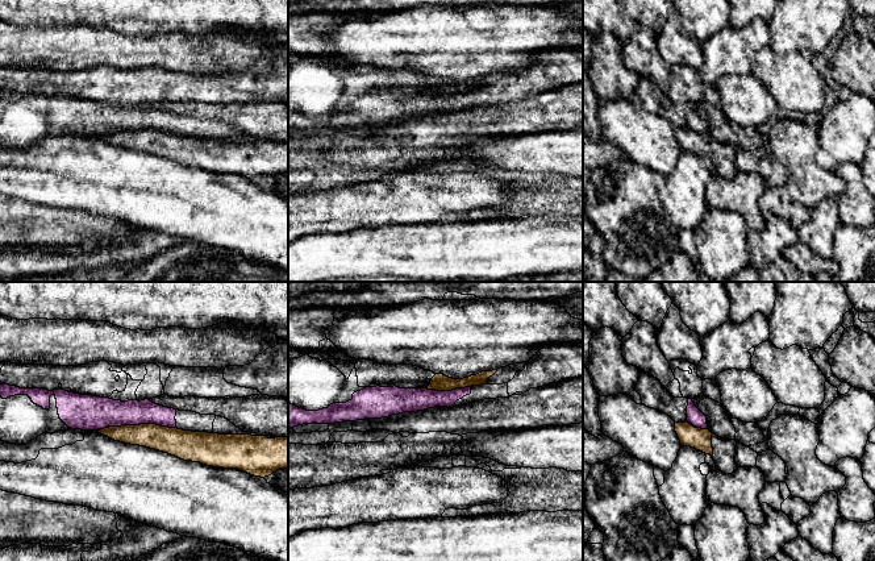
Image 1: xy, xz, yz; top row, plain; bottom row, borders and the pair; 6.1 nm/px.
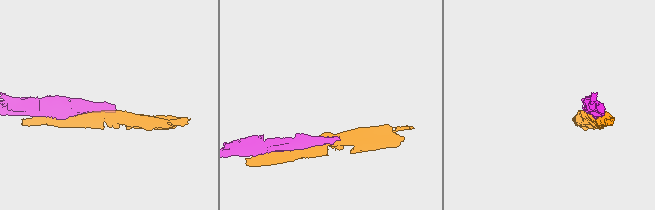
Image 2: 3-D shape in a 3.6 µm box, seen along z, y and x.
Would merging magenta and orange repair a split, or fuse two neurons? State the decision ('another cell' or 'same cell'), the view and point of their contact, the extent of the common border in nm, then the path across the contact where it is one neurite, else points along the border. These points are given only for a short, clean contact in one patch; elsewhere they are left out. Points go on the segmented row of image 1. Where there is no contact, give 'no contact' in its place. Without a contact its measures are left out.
another cell; meets magenta in xy at (142, 423); contact 400 nm long

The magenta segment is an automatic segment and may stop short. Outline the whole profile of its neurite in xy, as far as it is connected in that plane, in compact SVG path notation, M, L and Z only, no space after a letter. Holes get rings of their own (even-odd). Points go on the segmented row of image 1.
M0 385L0 440L26 445L42 433L157 424L192 432L250 435L228 419L179 411L145 400L113 400L66 390Z

